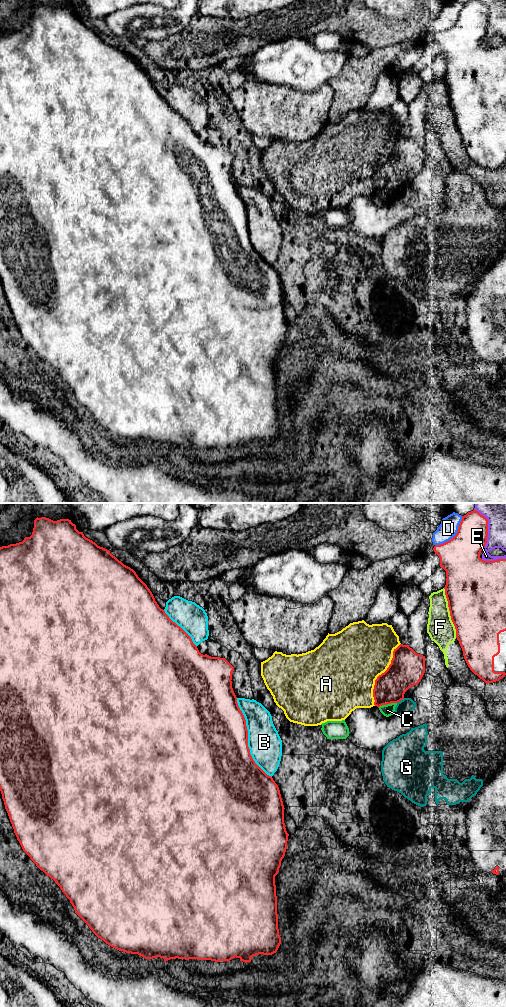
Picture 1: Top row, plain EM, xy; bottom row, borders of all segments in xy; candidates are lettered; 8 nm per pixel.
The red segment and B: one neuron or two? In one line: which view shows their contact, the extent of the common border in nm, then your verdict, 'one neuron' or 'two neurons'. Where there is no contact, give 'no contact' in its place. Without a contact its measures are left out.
xy | 700 nm | two neurons

